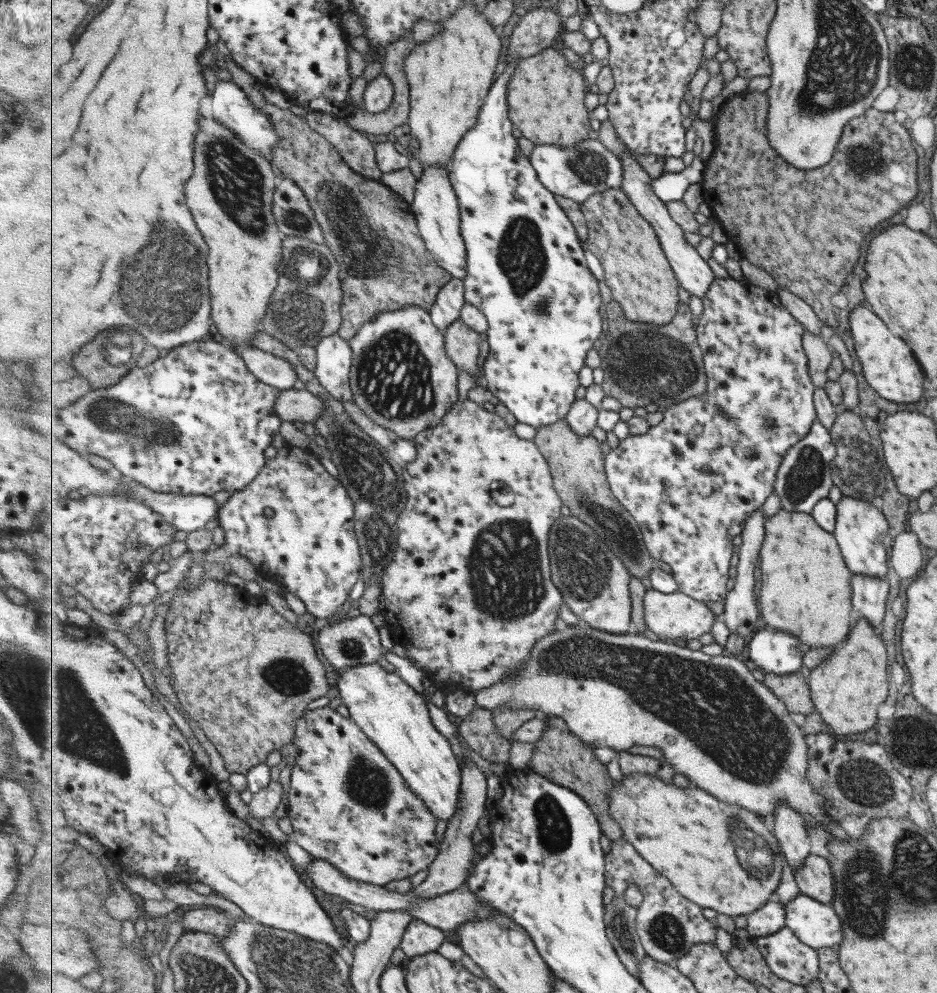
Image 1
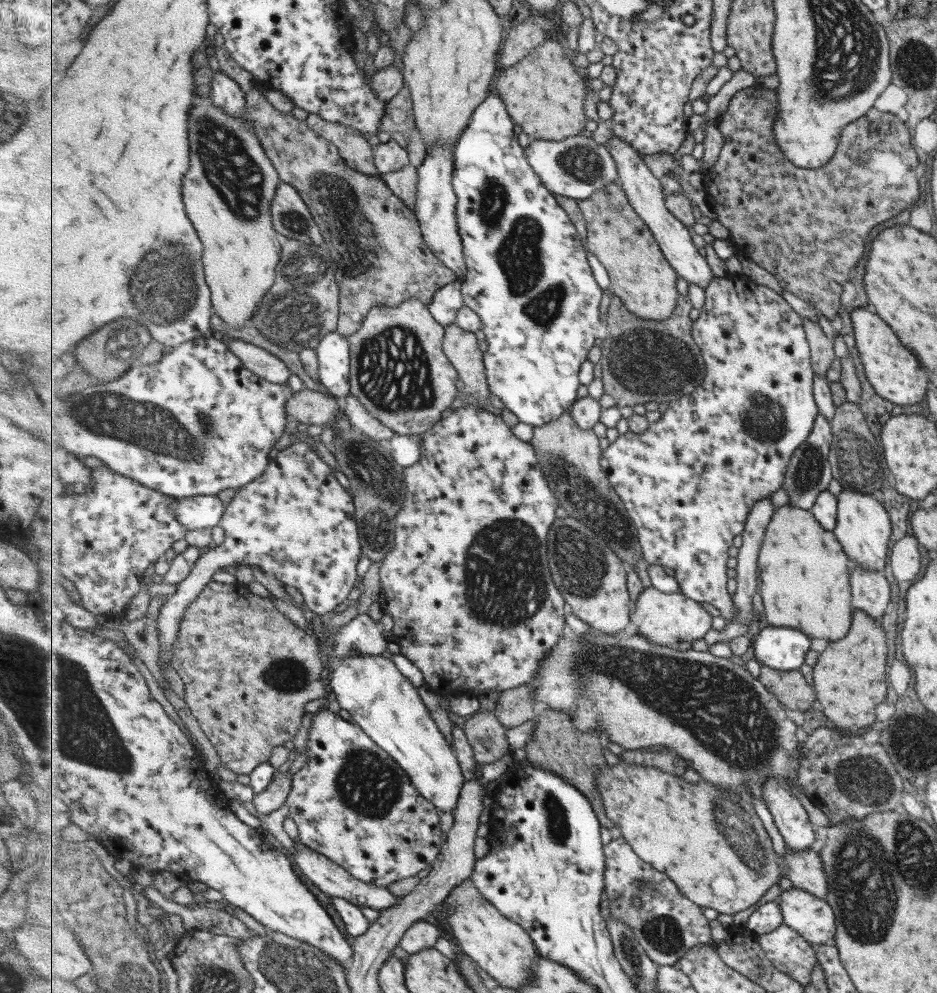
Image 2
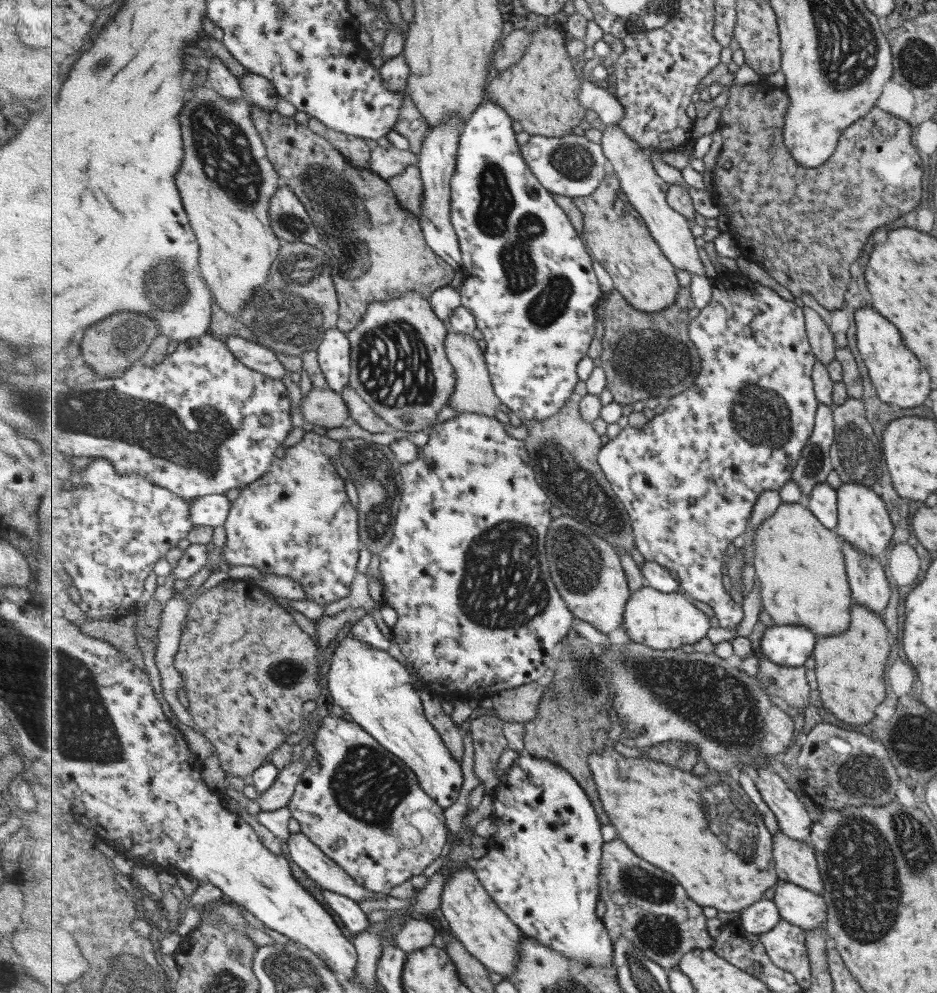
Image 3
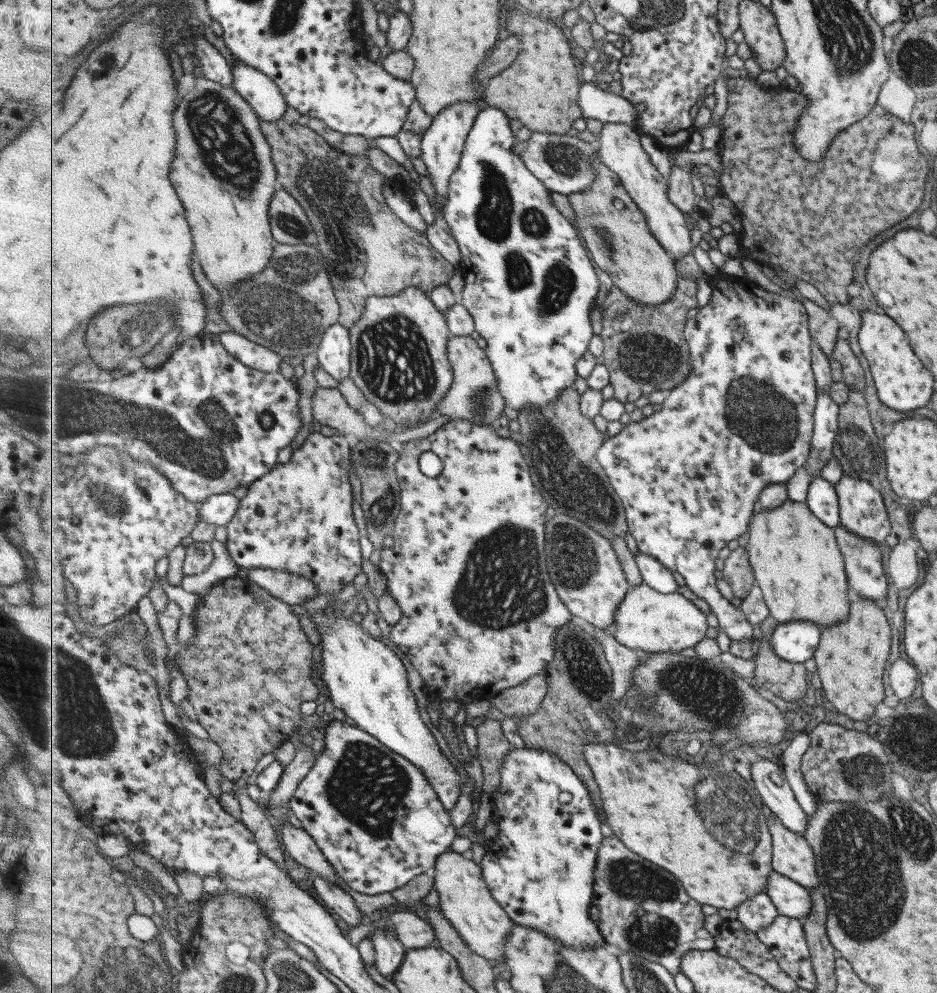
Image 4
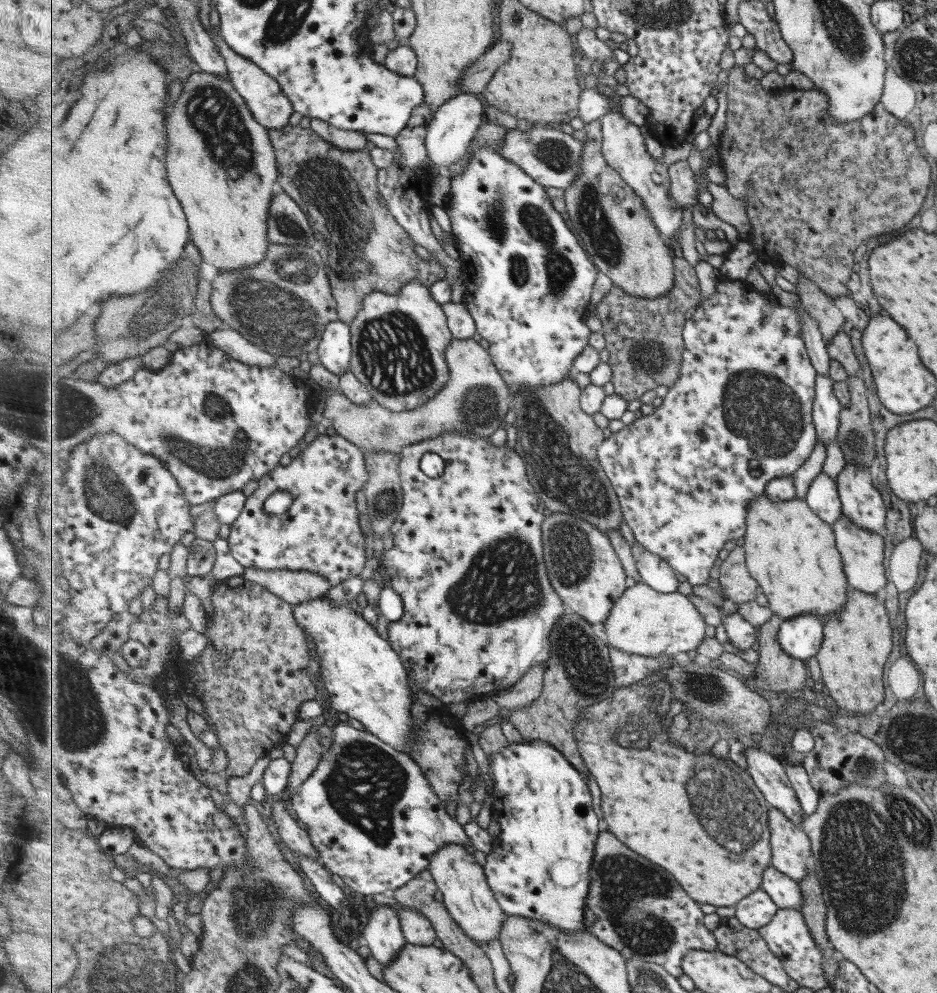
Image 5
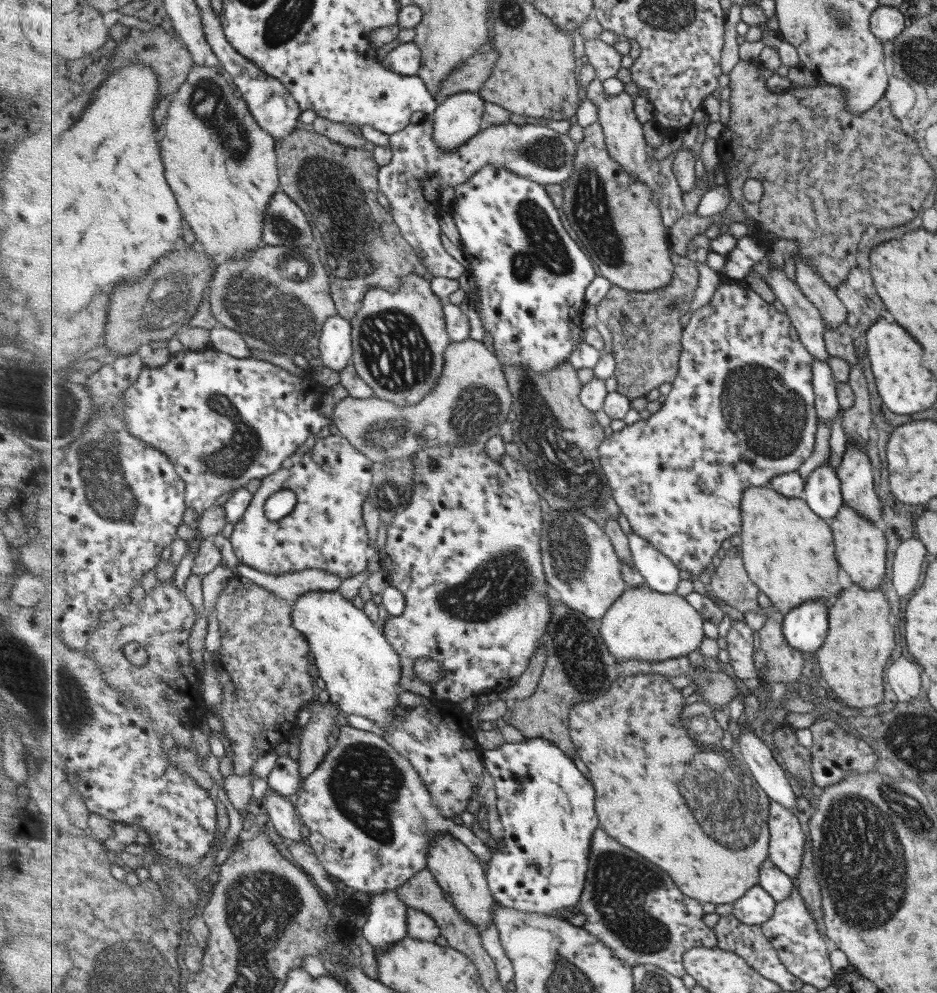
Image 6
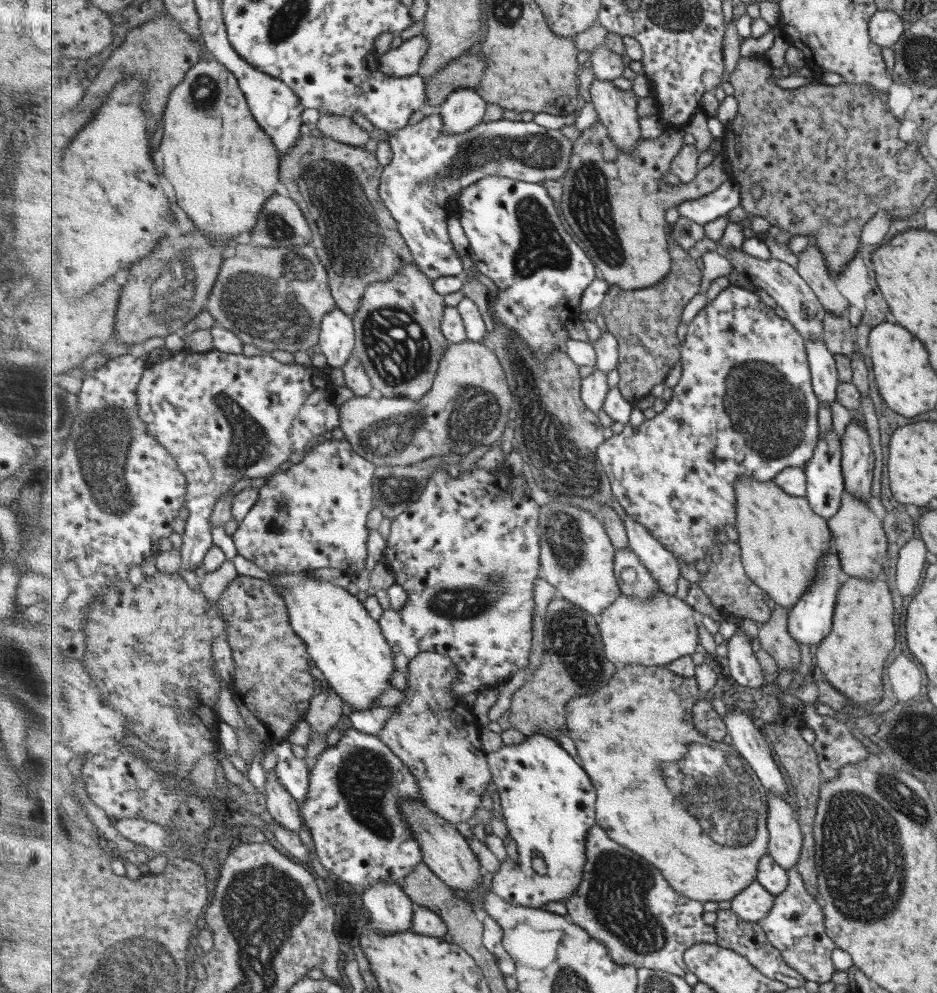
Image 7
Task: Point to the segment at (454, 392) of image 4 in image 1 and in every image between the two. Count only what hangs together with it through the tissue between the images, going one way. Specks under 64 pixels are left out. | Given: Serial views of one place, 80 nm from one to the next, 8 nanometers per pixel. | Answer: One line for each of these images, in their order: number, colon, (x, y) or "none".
1: (462, 342)
2: (462, 346)
3: (475, 393)

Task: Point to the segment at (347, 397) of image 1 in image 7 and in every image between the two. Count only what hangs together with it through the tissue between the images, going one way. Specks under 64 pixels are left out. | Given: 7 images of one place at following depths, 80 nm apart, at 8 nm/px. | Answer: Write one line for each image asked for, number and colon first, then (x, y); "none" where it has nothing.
2: (334, 353)
3: (334, 355)
4: (334, 353)
5: (335, 351)
6: (336, 348)
7: (338, 334)

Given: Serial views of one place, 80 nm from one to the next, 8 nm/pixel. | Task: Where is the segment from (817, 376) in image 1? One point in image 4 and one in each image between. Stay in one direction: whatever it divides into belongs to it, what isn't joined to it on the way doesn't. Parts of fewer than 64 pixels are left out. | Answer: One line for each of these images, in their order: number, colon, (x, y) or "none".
2: (821, 349)
3: (821, 339)
4: (823, 327)

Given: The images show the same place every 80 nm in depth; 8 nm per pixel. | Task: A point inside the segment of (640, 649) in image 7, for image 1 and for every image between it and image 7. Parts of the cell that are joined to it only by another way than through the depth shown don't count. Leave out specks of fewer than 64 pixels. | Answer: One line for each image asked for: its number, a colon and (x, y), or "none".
1: (677, 615)
2: (664, 618)
3: (662, 621)
4: (648, 621)
5: (646, 622)
6: (643, 624)

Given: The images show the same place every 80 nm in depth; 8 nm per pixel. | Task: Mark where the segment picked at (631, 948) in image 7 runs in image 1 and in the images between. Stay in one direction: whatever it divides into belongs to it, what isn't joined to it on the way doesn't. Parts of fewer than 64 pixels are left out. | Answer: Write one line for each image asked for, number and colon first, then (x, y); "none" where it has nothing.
1: (669, 924)
2: (668, 925)
3: (646, 905)
4: (644, 909)
5: (639, 909)
6: (634, 907)

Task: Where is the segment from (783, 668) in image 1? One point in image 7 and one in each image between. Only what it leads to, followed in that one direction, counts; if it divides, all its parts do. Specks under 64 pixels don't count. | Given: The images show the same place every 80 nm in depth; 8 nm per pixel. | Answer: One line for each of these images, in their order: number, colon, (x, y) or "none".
2: (784, 648)
3: (789, 645)
4: (796, 641)
5: (801, 636)
6: (805, 627)
7: (810, 619)

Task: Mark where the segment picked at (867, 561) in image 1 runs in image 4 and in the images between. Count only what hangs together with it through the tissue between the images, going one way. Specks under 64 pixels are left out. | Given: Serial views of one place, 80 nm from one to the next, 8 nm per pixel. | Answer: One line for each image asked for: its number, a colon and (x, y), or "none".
2: (862, 525)
3: (863, 522)
4: (861, 510)

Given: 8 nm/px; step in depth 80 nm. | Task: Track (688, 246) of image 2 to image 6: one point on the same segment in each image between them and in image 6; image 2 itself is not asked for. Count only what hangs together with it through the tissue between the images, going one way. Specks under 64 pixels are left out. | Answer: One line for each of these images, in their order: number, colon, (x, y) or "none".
3: (646, 189)
4: (621, 148)
5: (625, 147)
6: (627, 143)

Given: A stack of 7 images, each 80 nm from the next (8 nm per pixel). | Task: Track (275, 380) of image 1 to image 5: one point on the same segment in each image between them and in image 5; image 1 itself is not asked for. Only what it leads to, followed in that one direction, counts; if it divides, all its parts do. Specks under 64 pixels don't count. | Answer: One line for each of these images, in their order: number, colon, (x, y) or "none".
2: (264, 363)
3: (255, 355)
4: (262, 358)
5: (230, 340)

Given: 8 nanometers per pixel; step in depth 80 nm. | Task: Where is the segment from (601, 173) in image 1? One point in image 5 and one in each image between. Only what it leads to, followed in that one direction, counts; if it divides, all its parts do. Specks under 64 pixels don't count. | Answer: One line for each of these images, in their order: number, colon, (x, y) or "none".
2: (577, 167)
3: (573, 166)
4: (563, 163)
5: (553, 158)

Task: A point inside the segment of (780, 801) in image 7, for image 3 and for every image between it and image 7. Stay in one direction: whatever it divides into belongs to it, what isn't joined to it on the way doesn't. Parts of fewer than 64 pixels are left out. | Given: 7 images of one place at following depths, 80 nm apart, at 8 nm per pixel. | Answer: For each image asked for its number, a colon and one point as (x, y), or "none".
3: (795, 862)
4: (792, 857)
5: (790, 843)
6: (788, 838)

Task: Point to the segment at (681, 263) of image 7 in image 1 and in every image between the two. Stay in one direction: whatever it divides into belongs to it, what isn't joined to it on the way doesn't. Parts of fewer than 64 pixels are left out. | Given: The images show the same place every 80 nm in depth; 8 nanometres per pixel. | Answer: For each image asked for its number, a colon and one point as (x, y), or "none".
1: (647, 365)
2: (644, 360)
3: (646, 355)
4: (646, 350)
5: (645, 340)
6: (647, 337)

